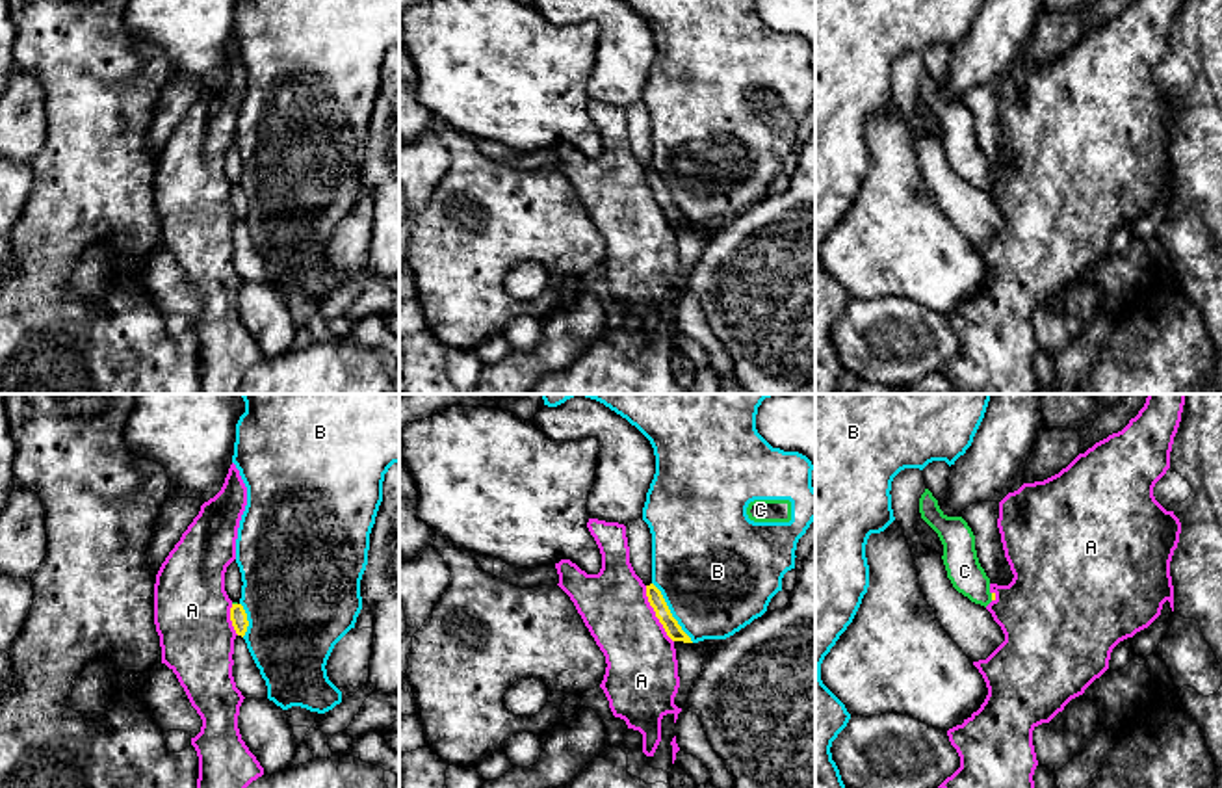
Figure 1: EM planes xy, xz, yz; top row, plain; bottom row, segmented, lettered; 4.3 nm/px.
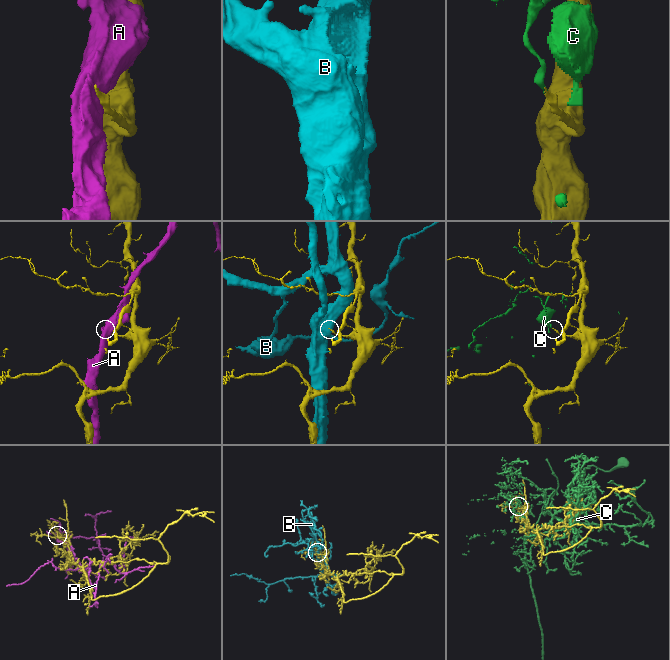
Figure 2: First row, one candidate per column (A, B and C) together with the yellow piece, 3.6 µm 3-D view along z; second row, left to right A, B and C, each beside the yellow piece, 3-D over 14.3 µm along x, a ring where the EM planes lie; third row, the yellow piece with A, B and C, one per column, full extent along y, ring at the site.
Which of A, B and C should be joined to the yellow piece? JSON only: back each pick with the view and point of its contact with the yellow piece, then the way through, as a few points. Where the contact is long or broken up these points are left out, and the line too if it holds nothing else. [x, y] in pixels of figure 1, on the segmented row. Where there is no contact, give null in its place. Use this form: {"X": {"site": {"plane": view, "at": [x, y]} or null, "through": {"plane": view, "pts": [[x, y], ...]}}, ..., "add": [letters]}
{"add": []}

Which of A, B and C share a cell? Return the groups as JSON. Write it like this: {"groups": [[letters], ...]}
{"groups": [["A"], ["B", "C"]]}

